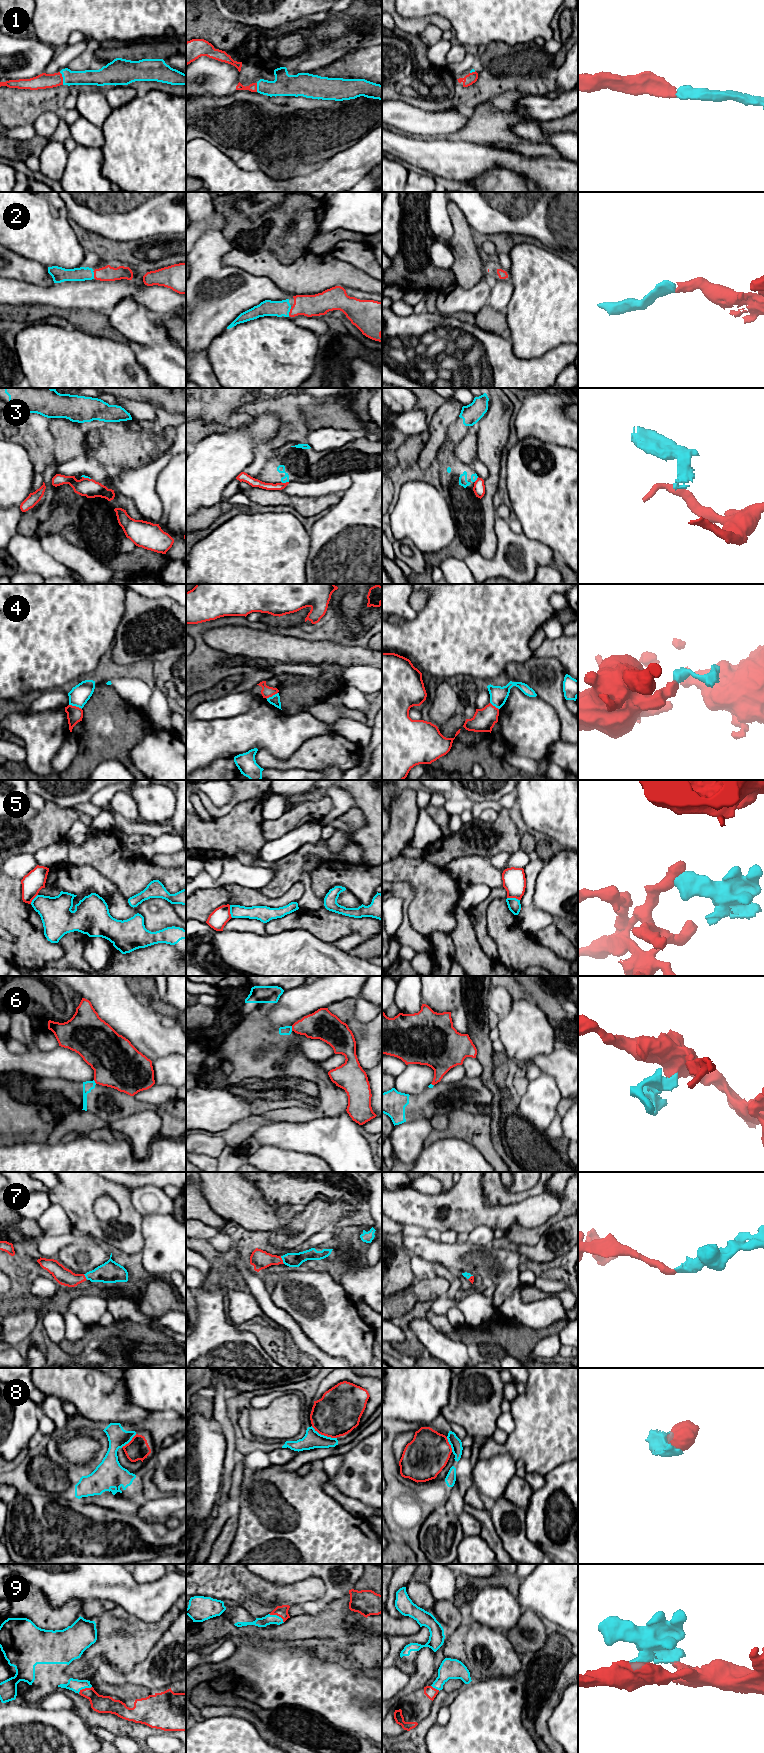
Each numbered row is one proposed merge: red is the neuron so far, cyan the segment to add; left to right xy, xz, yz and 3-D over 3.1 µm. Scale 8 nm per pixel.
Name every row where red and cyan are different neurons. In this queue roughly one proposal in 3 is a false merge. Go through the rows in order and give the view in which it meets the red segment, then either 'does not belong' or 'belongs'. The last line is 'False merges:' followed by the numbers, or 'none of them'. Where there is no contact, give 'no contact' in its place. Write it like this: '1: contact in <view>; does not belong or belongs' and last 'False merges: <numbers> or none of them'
1: contact in xy; belongs
2: contact in xz; belongs
3: contact in xz; does not belong
4: contact in xy; belongs
5: contact in xz; does not belong
6: contact in xz; does not belong
7: contact in xz; belongs
8: contact in xz; belongs
9: contact in xz; belongs
False merges: 3, 5, 6

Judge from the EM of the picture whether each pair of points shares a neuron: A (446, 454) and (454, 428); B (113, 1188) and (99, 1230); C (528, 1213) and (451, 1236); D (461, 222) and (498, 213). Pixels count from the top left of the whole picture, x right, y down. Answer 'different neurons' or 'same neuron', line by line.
A: same neuron
B: same neuron
C: different neurons
D: different neurons

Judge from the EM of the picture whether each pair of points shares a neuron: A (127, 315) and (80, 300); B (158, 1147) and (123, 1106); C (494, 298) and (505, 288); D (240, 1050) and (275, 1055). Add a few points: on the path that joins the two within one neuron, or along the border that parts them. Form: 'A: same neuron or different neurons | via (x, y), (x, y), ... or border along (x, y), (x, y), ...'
A: different neurons | border along (130, 297), (122, 297), (106, 314)
B: different neurons | border along (160, 1135), (175, 1141)
C: same neuron | via (497, 296), (502, 291)
D: same neuron | via (249, 1046), (266, 1046)

